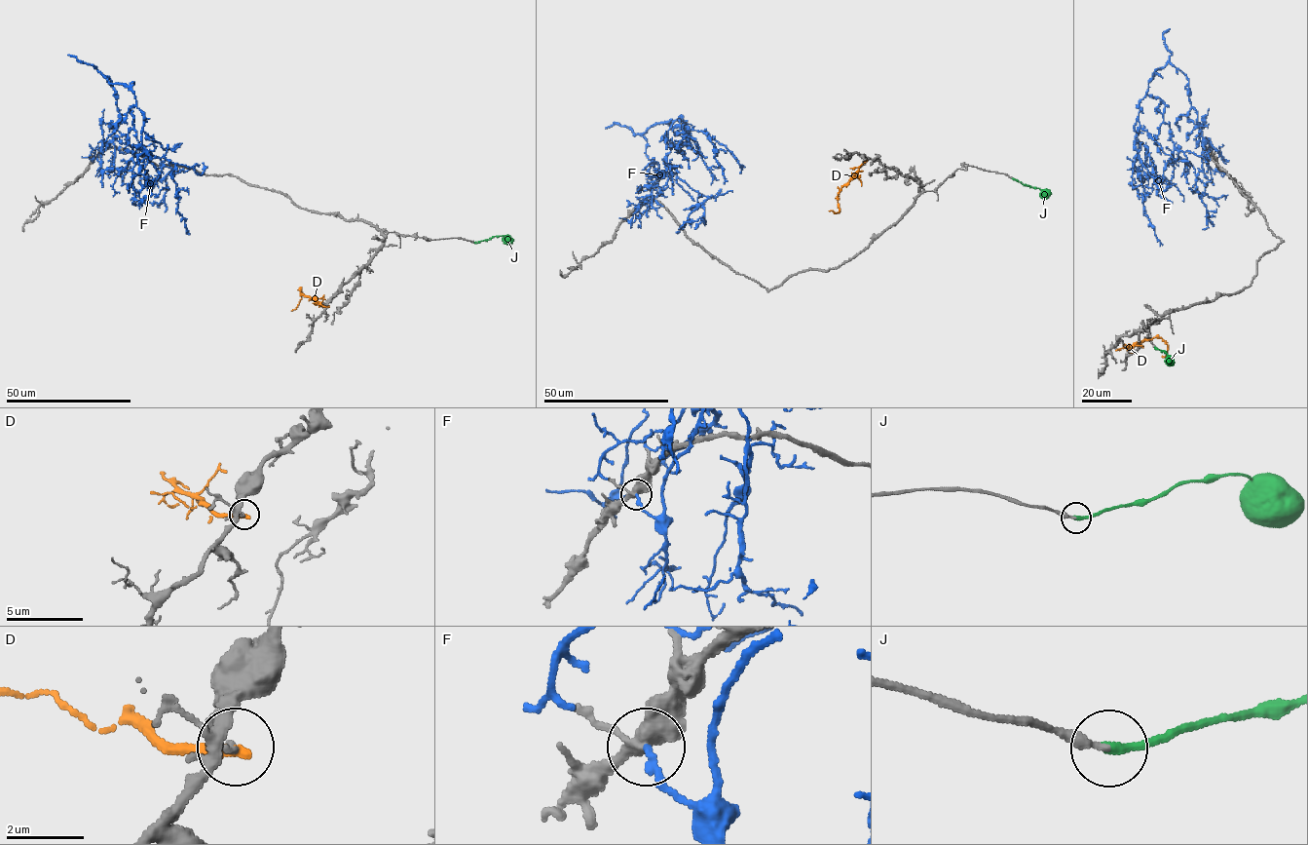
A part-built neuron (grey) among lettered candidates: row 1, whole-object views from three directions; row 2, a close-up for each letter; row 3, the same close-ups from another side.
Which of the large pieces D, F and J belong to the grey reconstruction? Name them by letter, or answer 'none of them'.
J

